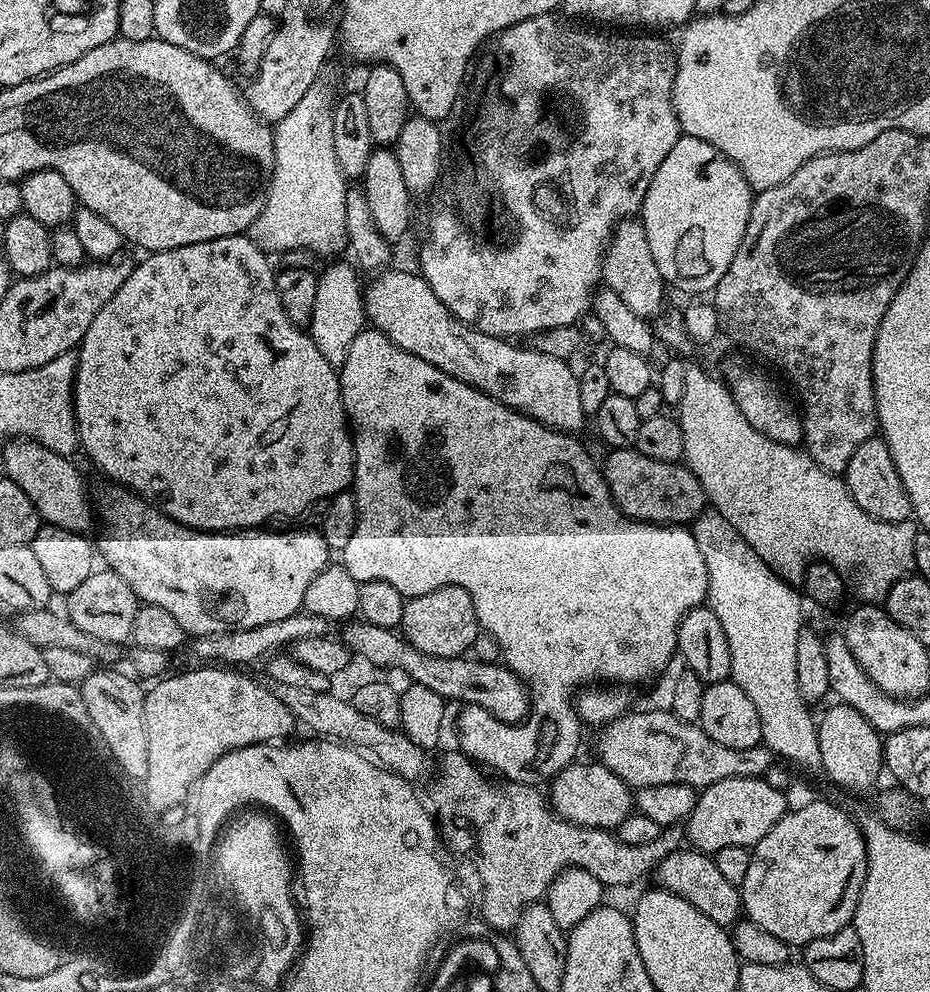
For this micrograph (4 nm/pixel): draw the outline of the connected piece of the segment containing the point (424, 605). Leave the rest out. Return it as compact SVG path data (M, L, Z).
M453 584L407 597L399 631L408 643L422 650L422 654L434 654L442 658L465 655L482 634L478 614L474 610L474 598L470 598L462 586Z

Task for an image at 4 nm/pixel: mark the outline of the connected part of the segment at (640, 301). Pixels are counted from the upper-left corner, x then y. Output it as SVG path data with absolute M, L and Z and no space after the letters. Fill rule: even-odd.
M629 218L615 229L614 235L604 249L602 257L603 283L618 294L634 313L645 318L656 318L665 311L664 291L666 285L658 266L654 262L654 254L650 254L650 242L646 242L646 230L639 219ZM644 284L652 288L644 292Z

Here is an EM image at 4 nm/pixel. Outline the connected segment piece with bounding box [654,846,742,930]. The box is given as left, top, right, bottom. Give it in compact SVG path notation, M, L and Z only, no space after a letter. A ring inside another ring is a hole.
M688 846L681 847L679 852L670 854L656 867L654 876L655 879L660 879L657 880L659 887L686 898L690 906L702 910L702 914L706 914L710 922L718 922L718 926L722 926L725 930L731 929L736 921L741 919L742 905L739 887L730 883L718 871L716 861L709 853L693 850Z

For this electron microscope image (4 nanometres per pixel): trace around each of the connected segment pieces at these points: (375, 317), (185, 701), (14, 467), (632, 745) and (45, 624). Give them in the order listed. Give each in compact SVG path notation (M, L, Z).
M384 270L373 275L372 280L367 281L363 289L364 314L367 323L381 332L394 346L402 351L414 354L422 358L422 362L430 362L438 366L446 374L466 382L471 388L479 392L485 392L490 398L502 402L508 408L529 416L531 420L538 421L556 432L567 432L569 434L579 433L579 428L586 423L586 417L582 410L582 401L578 395L578 372L573 365L562 358L554 358L550 354L542 354L539 347L519 348L519 343L508 338L491 336L480 332L473 325L462 322L454 315L447 306L430 290L430 286L424 281L419 271L392 272Z
M196 666L177 676L165 675L147 689L144 717L149 732L150 770L154 799L183 805L188 791L230 750L283 741L298 728L290 710L272 692L232 666Z
M12 438L3 445L4 472L3 475L19 486L34 502L41 521L65 528L71 532L91 533L92 520L94 524L94 508L88 505L88 492L84 489L84 480L73 461L67 456L50 450L46 445L35 439Z
M652 708L649 712L629 710L614 722L603 725L599 729L600 737L596 740L596 752L599 763L604 764L618 778L622 778L628 787L635 790L646 786L662 786L663 784L685 784L697 790L703 790L714 782L722 782L722 778L763 777L772 767L774 757L767 748L757 746L746 750L734 750L730 746L722 746L722 742L714 742L710 734L700 728L699 723L691 724L678 718L671 710L664 712L660 708Z
M43 608L42 610L19 613L17 620L20 621L15 621L14 627L26 639L34 642L34 646L43 649L50 646L67 646L70 650L82 650L82 654L91 656L93 661L100 663L101 660L104 663L101 665L105 669L118 674L126 674L126 678L131 680L152 682L157 678L163 677L169 671L169 653L162 650L146 650L145 648L129 646L127 643L111 644L110 642L102 642L98 638L93 638L90 634L86 634L86 630L78 630L78 626L74 626L74 622L68 619L67 615L60 613L59 616L58 613L52 611L48 608Z

